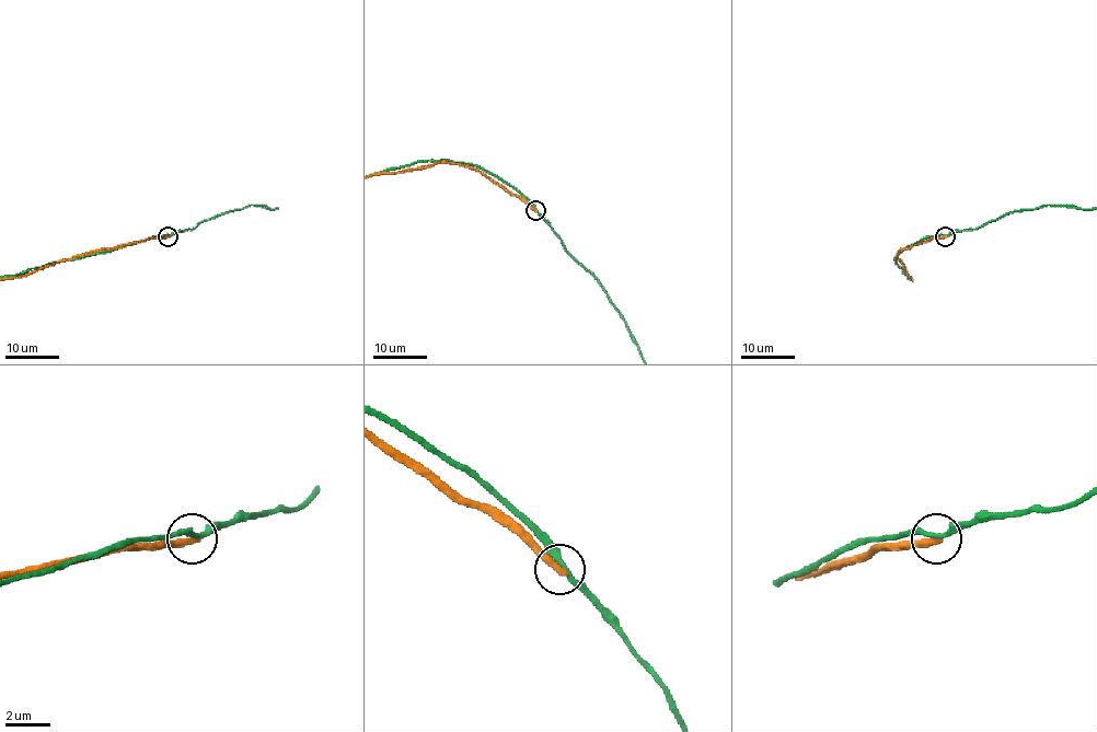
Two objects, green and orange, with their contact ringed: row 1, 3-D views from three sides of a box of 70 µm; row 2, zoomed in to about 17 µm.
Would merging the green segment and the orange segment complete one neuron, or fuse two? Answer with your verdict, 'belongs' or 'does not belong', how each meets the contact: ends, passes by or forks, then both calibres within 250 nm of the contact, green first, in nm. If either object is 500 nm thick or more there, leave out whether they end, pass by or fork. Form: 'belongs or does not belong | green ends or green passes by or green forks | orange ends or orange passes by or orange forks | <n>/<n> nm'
does not belong | green passes by | orange ends | 240/340 nm

